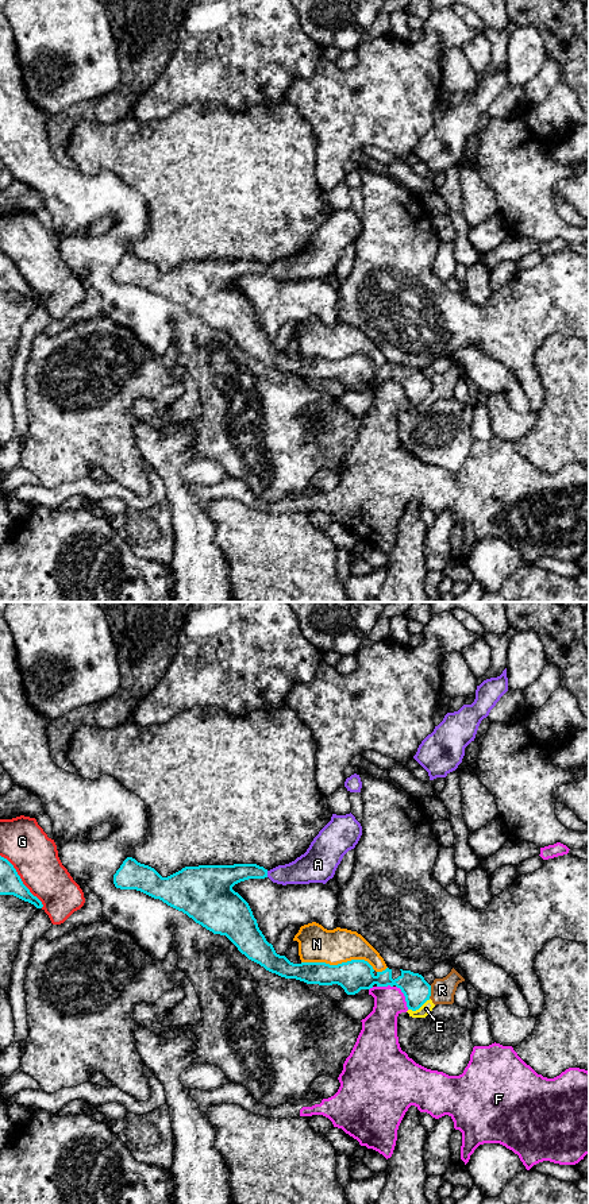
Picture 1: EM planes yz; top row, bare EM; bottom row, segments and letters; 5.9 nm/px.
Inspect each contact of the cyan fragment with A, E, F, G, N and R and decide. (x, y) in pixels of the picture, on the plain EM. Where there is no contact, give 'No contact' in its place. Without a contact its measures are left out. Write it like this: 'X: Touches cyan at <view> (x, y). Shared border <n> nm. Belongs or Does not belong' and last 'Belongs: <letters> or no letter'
A: Touches cyan at yz (266, 269). Shared border 40 nm. Belongs
E: Touches cyan at yz (419, 402). Shared border 150 nm. Does not belong
F: Touches cyan at yz (405, 393). Shared border 160 nm. Does not belong
G: Touches cyan at yz (20, 276). Shared border 400 nm. Does not belong
N: Touches cyan at yz (338, 359). Shared border 440 nm. Does not belong
R: Touches cyan at yz (430, 388). Shared border 80 nm. Does not belong
Belongs: A

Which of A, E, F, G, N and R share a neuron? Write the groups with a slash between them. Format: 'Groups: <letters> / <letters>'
Groups: A / E R / F / G / N

